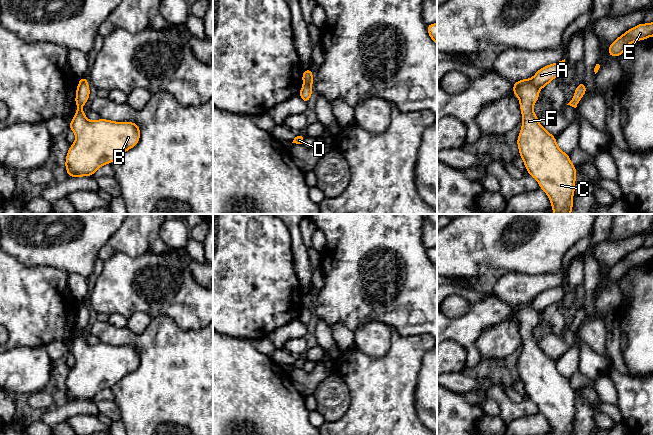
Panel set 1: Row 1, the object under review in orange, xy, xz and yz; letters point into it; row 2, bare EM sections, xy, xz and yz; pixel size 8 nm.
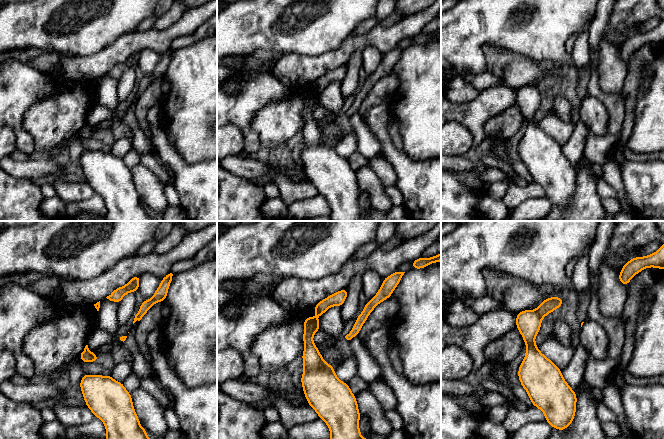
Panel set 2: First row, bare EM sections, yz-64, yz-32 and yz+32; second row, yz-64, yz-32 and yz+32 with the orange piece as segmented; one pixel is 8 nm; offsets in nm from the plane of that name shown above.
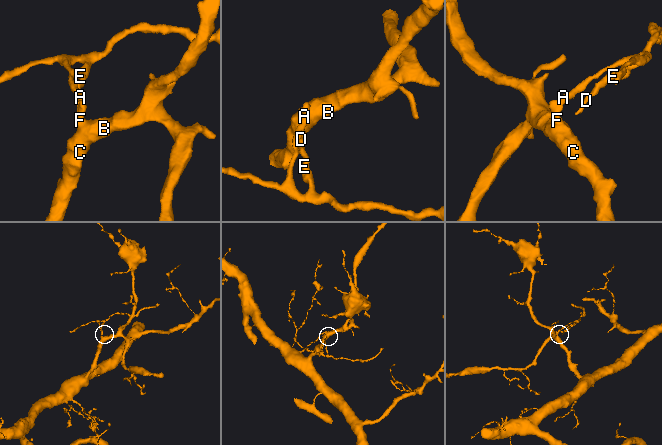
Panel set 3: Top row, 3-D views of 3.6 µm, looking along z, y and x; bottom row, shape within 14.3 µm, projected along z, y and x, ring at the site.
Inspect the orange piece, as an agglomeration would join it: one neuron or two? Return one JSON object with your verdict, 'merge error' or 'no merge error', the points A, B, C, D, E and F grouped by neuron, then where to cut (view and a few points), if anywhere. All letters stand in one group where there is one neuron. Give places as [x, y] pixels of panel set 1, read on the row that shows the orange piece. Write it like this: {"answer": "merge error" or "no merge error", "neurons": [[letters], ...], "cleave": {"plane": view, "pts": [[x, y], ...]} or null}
{"answer": "merge error", "neurons": [["A", "D", "E"], ["B", "C", "F"]], "cleave": {"plane": "yz", "pts": [[530, 79], [539, 89]]}}

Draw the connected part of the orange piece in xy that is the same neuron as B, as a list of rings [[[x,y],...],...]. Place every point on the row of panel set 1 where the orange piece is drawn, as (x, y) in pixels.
[[[88,80],[76,88],[78,109],[69,124],[76,136],[65,161],[69,177],[93,176],[97,169],[111,164],[117,157],[135,147],[140,140],[140,127],[134,122],[98,119],[90,121],[82,110],[90,96]]]

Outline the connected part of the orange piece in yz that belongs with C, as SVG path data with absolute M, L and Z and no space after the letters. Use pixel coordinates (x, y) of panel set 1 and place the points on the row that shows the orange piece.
M522 79L513 84L512 93L519 98L522 112L522 128L517 138L518 150L527 172L537 180L539 187L547 194L553 213L571 214L576 185L576 166L570 161L570 156L558 147L556 137L539 123L533 111L533 105L539 98L539 90L531 79Z

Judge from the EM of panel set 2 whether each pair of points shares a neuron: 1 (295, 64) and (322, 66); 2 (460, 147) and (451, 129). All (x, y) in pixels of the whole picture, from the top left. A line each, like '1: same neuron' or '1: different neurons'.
1: same neuron
2: same neuron

